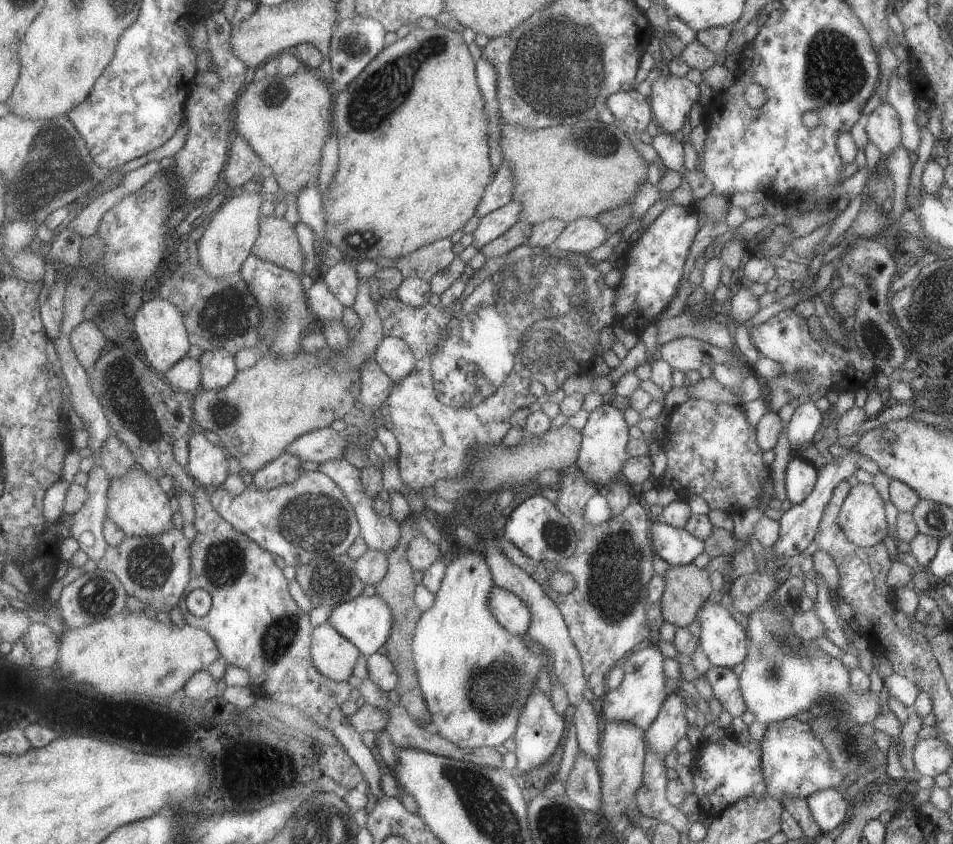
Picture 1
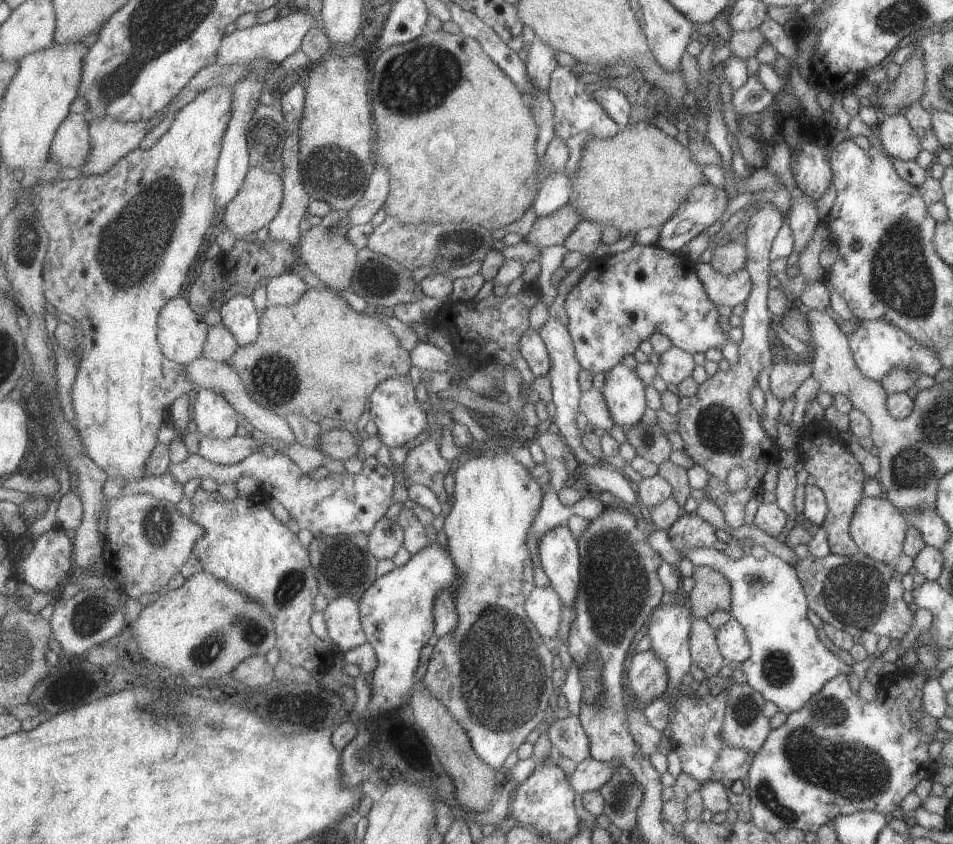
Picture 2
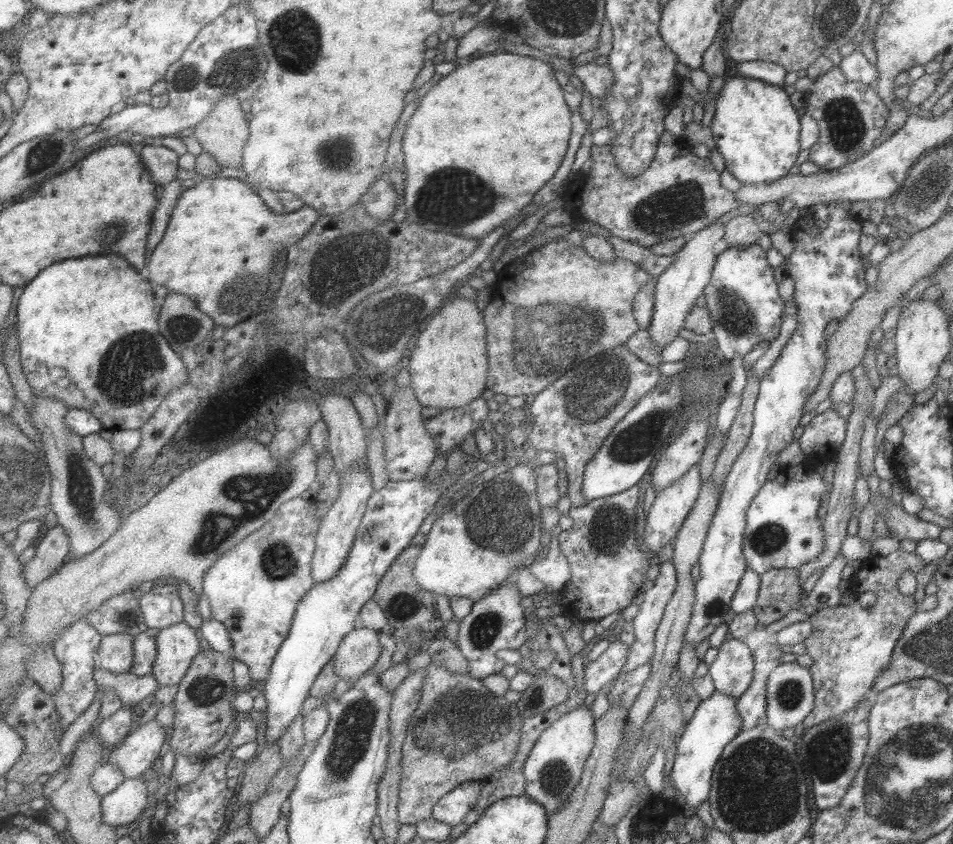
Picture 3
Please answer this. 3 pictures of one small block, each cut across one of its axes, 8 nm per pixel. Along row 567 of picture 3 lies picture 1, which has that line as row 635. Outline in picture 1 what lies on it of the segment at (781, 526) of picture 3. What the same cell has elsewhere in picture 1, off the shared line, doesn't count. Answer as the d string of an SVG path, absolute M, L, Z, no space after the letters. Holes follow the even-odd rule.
M765 601L747 616L747 654L742 662L743 671L738 676L738 684L746 710L753 714L755 722L767 725L777 720L785 720L798 712L809 710L823 698L839 698L839 702L845 702L847 716L853 724L871 723L881 712L878 696L873 696L870 690L861 694L851 690L848 672L839 658L831 658L819 648L811 646L809 641L801 640L791 630L784 612L775 612L773 606ZM785 634L791 636L791 641L799 642L799 647L791 650L791 654L783 654L783 646L779 642L779 638L783 638Z

